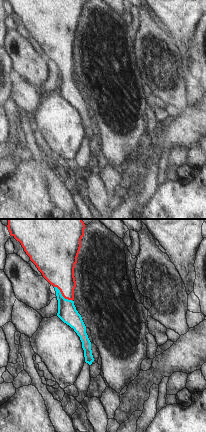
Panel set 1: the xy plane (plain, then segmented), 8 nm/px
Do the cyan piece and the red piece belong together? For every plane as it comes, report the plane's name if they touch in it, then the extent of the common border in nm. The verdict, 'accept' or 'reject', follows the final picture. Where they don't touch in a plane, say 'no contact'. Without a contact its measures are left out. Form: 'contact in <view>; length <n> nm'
contact in xy; length 200 nm

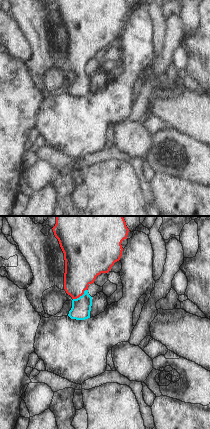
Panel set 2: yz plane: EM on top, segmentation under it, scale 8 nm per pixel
contact in yz; length 140 nm

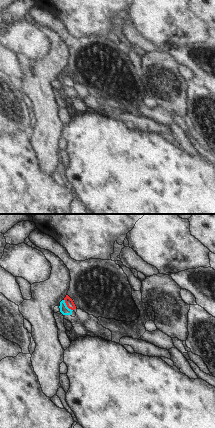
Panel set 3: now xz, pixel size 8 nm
contact in xz; length 120 nm

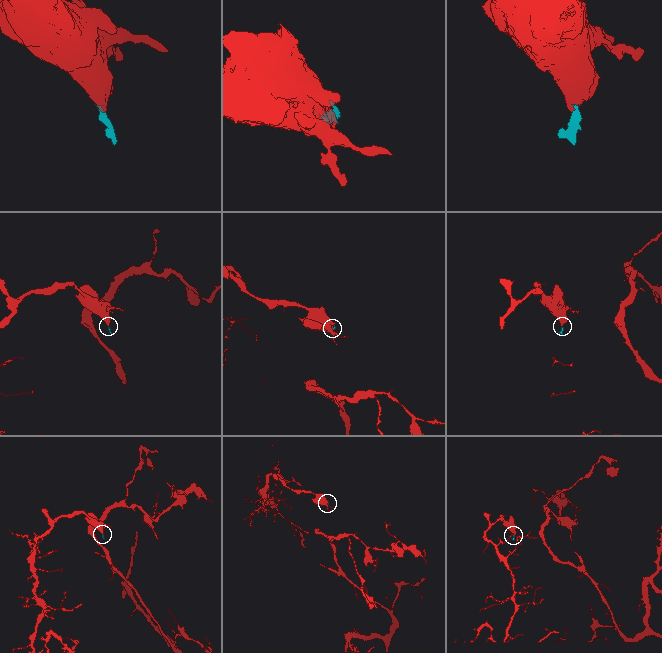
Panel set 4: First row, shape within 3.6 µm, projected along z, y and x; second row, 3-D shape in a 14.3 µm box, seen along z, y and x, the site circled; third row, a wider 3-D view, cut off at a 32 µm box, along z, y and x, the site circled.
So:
accept

